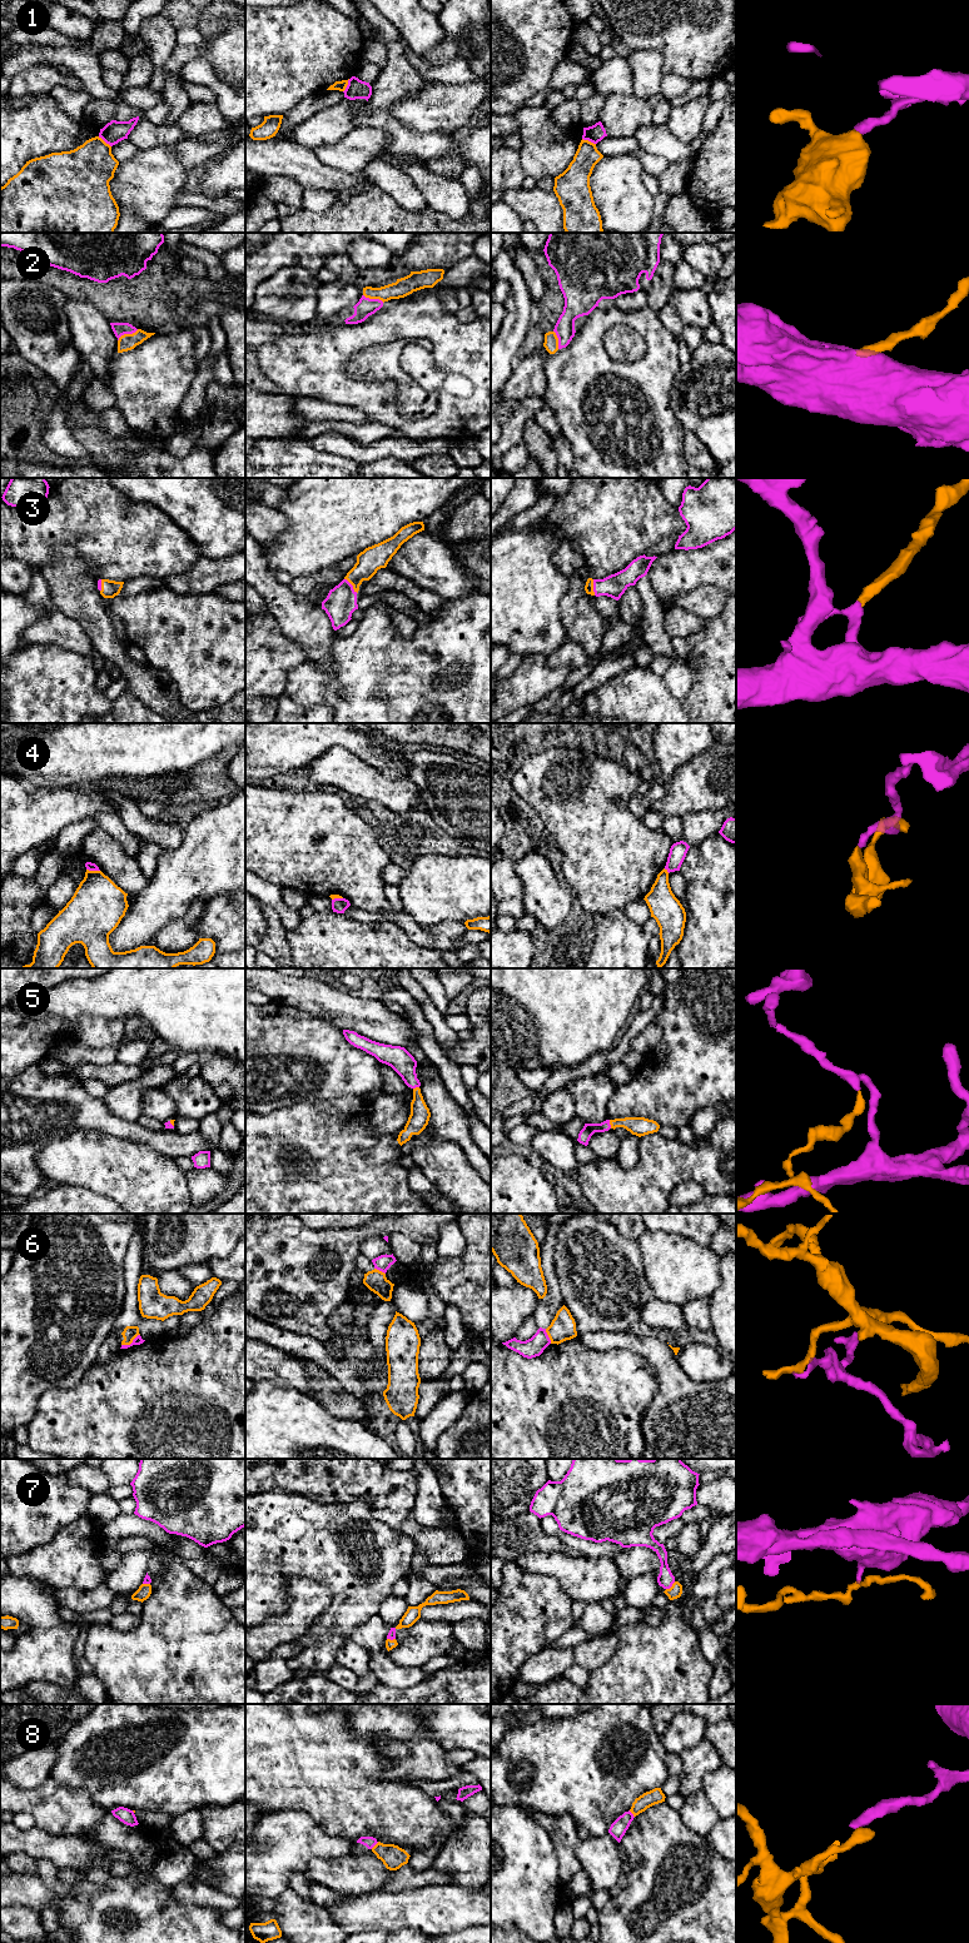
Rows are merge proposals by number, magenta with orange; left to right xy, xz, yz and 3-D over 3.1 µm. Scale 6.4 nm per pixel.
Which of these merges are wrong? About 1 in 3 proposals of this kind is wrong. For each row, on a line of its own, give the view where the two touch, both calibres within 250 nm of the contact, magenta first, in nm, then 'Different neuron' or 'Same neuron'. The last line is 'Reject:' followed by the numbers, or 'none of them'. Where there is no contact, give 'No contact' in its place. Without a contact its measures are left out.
1: Touches magenta in yz. Thickness 110 nm (magenta) against 170 nm. Different neuron
2: Touches magenta in xy. Thickness 90 nm (magenta) against 110 nm. Same neuron
3: Touches magenta in xz. Thickness 200 nm (magenta) against 160 nm. Same neuron
4: Touches magenta in xy. Thickness 50 nm (magenta) against 340 nm. Different neuron
5: Touches magenta in yz. Thickness 80 nm (magenta) against 130 nm. Same neuron
6: Touches magenta in xy. Thickness 60 nm (magenta) against 90 nm. Different neuron
7: Touches magenta in yz. Thickness 110 nm (magenta) against 90 nm. Different neuron
8: Touches magenta in xz. Thickness 80 nm (magenta) against 150 nm. Different neuron
Reject: 1, 4, 6, 7, 8

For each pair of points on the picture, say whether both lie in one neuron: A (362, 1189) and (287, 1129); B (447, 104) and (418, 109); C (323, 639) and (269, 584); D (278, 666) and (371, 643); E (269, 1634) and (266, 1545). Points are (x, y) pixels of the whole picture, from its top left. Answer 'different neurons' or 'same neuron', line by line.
A: same neuron
B: same neuron
C: same neuron
D: different neurons
E: different neurons

